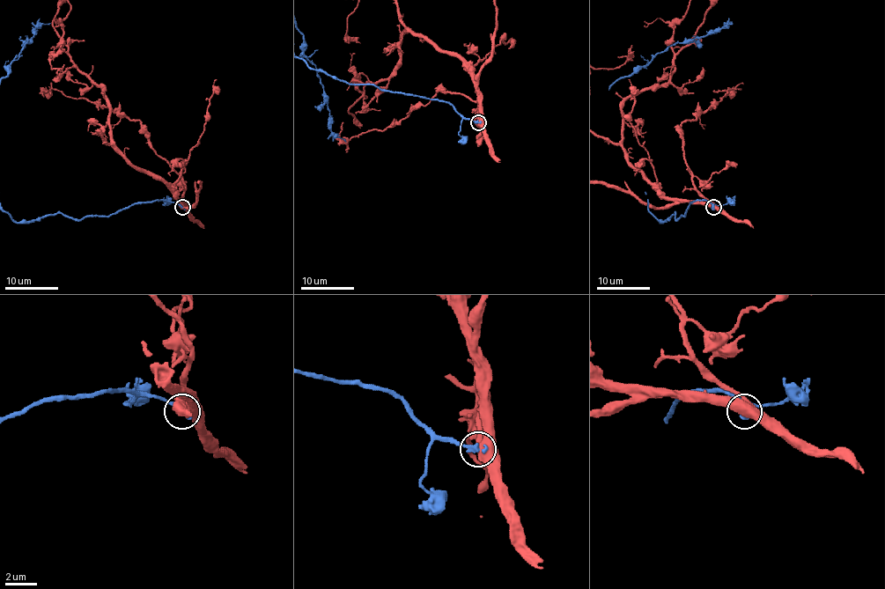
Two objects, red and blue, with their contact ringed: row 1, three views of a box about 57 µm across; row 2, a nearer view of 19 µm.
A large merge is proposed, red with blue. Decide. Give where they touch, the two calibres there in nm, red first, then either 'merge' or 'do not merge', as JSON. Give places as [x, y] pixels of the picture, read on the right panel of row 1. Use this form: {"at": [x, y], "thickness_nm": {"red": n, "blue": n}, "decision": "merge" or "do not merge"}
{"at": [713, 207], "thickness_nm": {"red": 480, "blue": 360}, "decision": "do not merge"}

